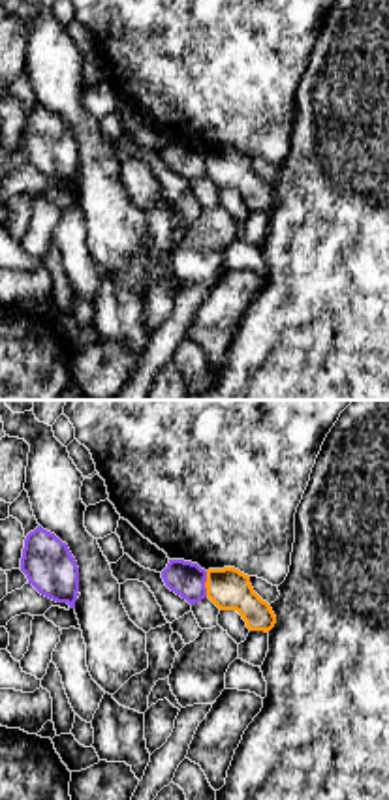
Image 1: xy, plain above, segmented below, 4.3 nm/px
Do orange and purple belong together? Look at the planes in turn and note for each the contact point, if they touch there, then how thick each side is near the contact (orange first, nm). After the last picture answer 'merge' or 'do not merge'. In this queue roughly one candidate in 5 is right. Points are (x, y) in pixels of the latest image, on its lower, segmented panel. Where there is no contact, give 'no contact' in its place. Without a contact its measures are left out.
(205, 584) | 180/150 nm

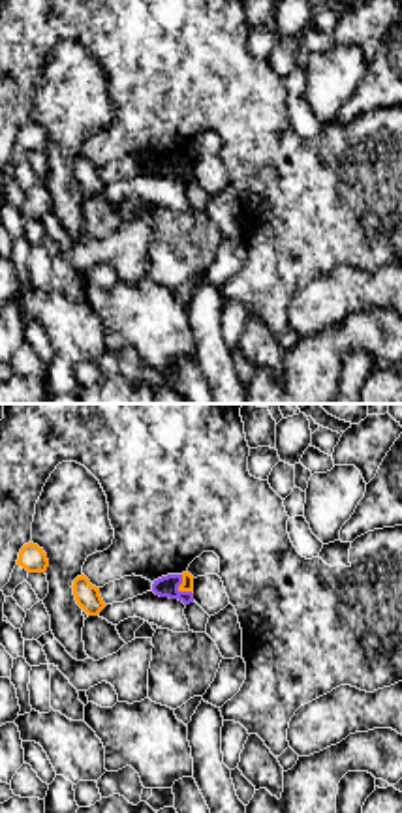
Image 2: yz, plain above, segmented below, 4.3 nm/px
(179, 588) | 50/100 nm

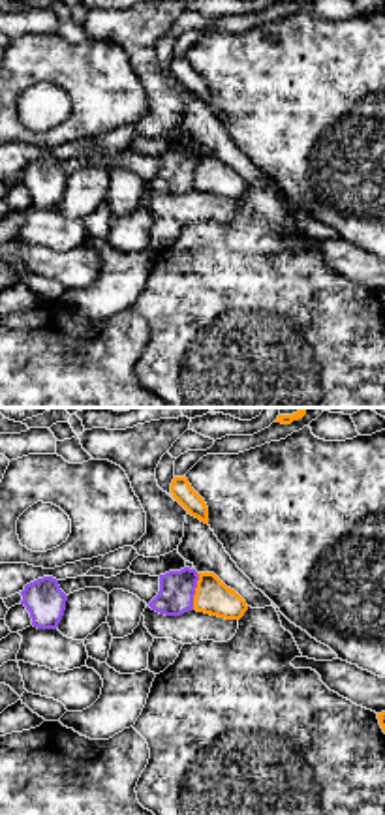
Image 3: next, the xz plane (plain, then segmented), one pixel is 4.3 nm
(196, 592) | 150/160 nm

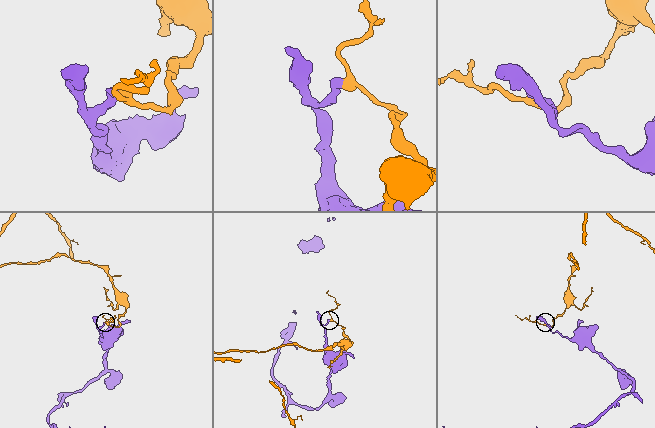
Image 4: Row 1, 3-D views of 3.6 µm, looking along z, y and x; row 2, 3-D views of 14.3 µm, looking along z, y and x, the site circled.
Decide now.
do not merge

